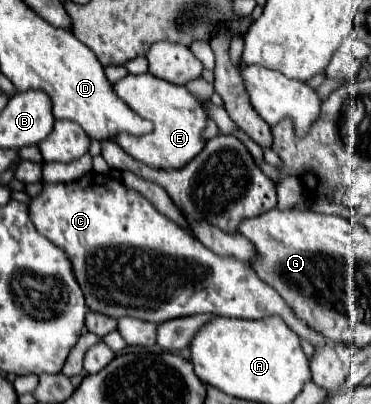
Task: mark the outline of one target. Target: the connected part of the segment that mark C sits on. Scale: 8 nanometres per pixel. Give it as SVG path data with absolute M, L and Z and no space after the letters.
M89 172L79 180L67 184L43 184L39 196L29 202L29 218L41 236L51 238L51 242L65 250L77 284L85 294L85 304L91 312L109 316L119 320L121 316L133 316L145 322L161 324L165 320L189 316L189 314L213 314L213 316L229 316L229 318L245 318L245 320L261 320L267 316L281 316L285 324L297 334L307 338L313 346L331 344L333 348L345 348L349 356L353 350L345 344L335 344L315 330L311 330L305 322L301 322L285 300L265 284L251 266L241 264L237 258L219 256L201 246L191 232L163 216L143 194L127 188L121 180L109 174Z

